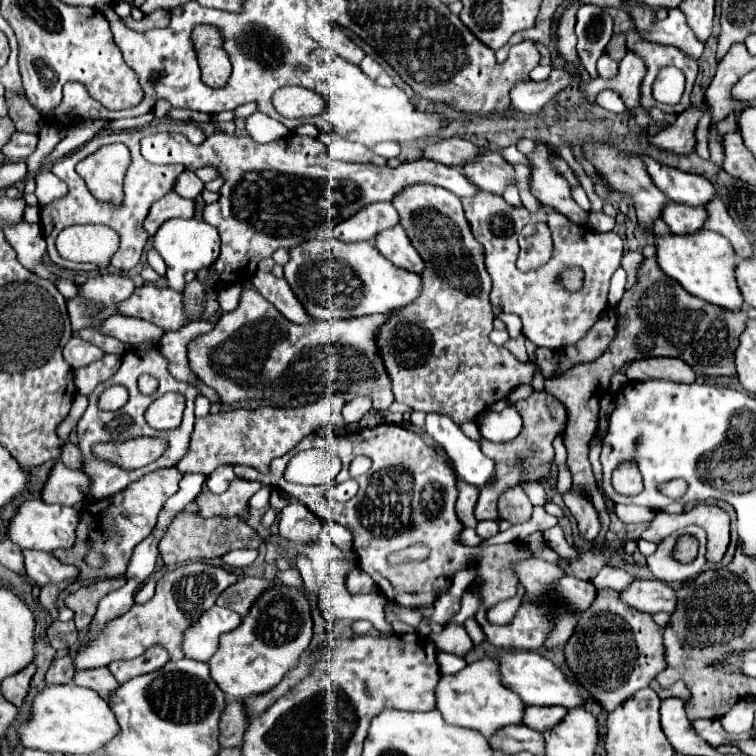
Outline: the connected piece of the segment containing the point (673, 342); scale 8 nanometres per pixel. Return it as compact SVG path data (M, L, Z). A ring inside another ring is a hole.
M655 258L643 260L637 284L625 292L617 310L621 314L619 334L601 360L579 364L565 376L545 380L545 390L569 410L569 424L563 434L567 464L573 474L573 484L585 484L585 488L593 488L595 480L589 464L589 442L597 428L599 400L609 388L611 376L625 364L651 356L681 358L689 366L697 366L697 372L705 376L735 376L735 348L739 346L739 334L747 324L747 310L729 312L691 296L659 270Z

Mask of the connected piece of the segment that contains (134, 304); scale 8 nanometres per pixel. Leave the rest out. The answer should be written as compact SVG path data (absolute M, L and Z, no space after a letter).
M143 284L131 298L115 304L117 314L149 320L163 330L179 330L189 320L183 314L183 294L167 286Z

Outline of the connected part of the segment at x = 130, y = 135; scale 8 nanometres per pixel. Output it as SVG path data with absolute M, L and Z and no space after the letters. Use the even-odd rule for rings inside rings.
M157 122L157 124L151 124L151 126L145 126L141 130L123 130L121 132L111 132L111 134L99 134L95 136L93 140L89 140L87 144L83 144L81 148L77 148L75 152L71 152L71 156L65 156L61 160L57 160L51 168L51 172L61 178L67 186L69 186L69 194L61 200L55 200L47 206L41 208L41 228L43 228L43 236L47 240L47 254L49 258L61 266L61 268L67 268L67 270L91 270L89 266L85 264L75 264L75 262L65 262L57 252L55 252L55 238L57 234L67 228L67 226L73 226L73 224L105 224L113 230L117 230L117 234L121 236L121 246L117 250L117 254L113 256L111 260L111 266L115 266L117 270L129 270L133 268L139 260L141 260L141 252L149 240L149 234L147 230L143 228L143 222L149 214L149 208L155 200L163 198L169 190L173 190L173 184L177 180L177 176L185 170L183 164L169 164L169 166L157 166L157 164L149 164L143 156L141 156L141 138L149 136L149 134L157 134L157 132L179 132L183 136L187 137L193 144L200 144L205 140L205 134L193 126L193 124L181 124L181 122ZM113 142L123 142L129 150L131 150L131 166L127 170L127 176L125 176L125 184L123 184L123 202L117 206L117 204L103 204L99 202L87 188L87 184L83 182L83 178L75 172L75 166L79 160L83 160L85 156L89 156L93 152L93 148L101 148L105 144L113 144Z

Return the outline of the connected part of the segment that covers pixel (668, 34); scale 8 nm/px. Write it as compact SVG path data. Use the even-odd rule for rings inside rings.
M669 8L669 16L661 22L655 22L649 32L639 32L637 34L655 44L665 44L665 46L677 46L683 52L689 52L689 56L699 58L703 54L703 42L697 40L693 30L689 28L685 16L681 14L679 8Z

